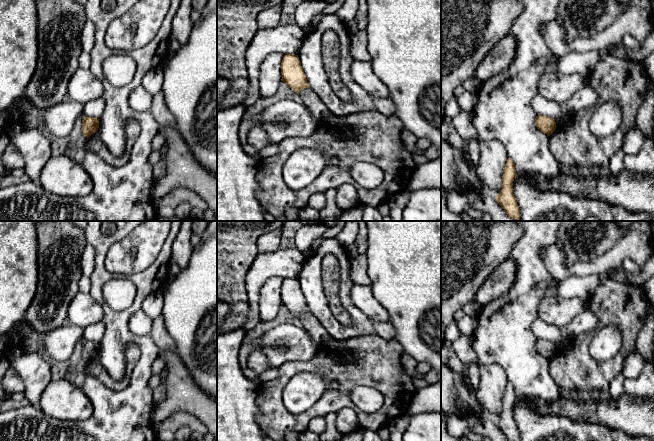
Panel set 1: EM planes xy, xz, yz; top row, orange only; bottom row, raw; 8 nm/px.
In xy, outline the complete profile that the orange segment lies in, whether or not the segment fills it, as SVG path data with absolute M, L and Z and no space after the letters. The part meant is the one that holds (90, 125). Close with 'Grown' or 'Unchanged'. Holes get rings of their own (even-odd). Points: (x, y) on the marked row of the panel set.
M83 117L82 132L88 138L99 128L99 119L92 117Z. Unchanged

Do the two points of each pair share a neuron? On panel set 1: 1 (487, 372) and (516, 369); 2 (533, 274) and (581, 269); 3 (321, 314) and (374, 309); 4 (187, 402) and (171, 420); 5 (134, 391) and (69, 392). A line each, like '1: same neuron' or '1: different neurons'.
1: different neurons
2: different neurons
3: different neurons
4: different neurons
5: different neurons

